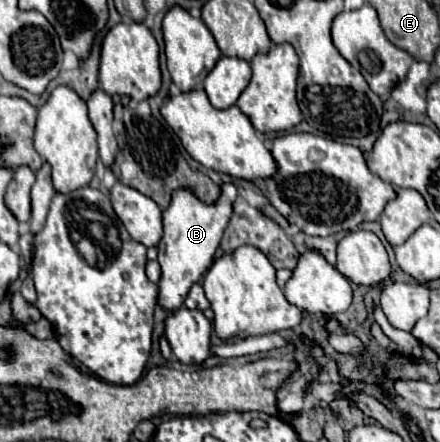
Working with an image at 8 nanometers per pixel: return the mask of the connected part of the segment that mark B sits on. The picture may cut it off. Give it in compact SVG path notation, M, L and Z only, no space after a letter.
M221 184L219 188L219 198L211 204L201 202L191 188L177 188L171 196L171 204L163 210L163 238L159 242L159 304L163 304L167 310L179 308L189 288L199 282L205 270L211 266L221 236L229 224L229 218L233 216L237 186Z

